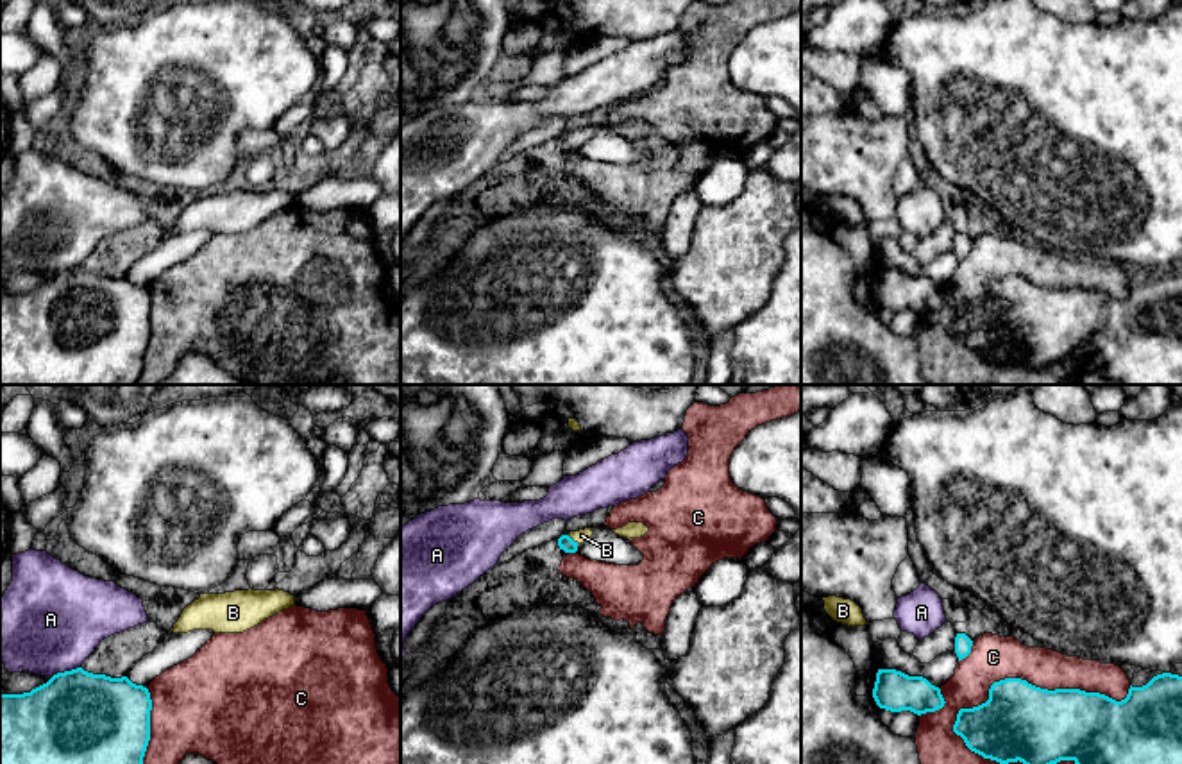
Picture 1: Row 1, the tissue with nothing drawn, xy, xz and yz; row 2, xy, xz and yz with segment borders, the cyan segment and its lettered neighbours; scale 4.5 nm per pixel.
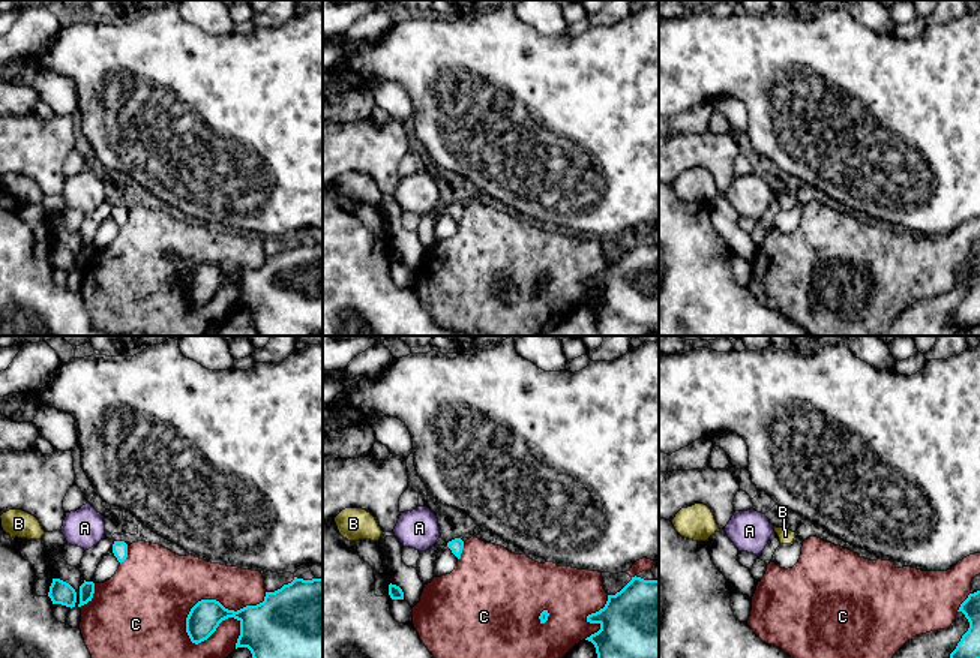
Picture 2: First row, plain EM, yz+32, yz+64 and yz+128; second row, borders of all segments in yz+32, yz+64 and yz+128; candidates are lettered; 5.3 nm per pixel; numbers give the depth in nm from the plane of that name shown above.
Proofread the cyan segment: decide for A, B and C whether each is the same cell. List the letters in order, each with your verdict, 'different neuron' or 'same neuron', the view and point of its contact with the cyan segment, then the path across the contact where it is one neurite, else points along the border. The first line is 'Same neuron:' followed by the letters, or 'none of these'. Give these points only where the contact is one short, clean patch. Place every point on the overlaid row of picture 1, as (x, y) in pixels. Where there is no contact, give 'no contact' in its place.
Same neuron: B
A: different neuron; meets cyan in xy at (65, 671)
B: same neuron; meets cyan in xz at (571, 539); runs through xz (565, 543), (571, 539), (582, 535)
C: different neuron; meets cyan in yz at (1032, 686)

